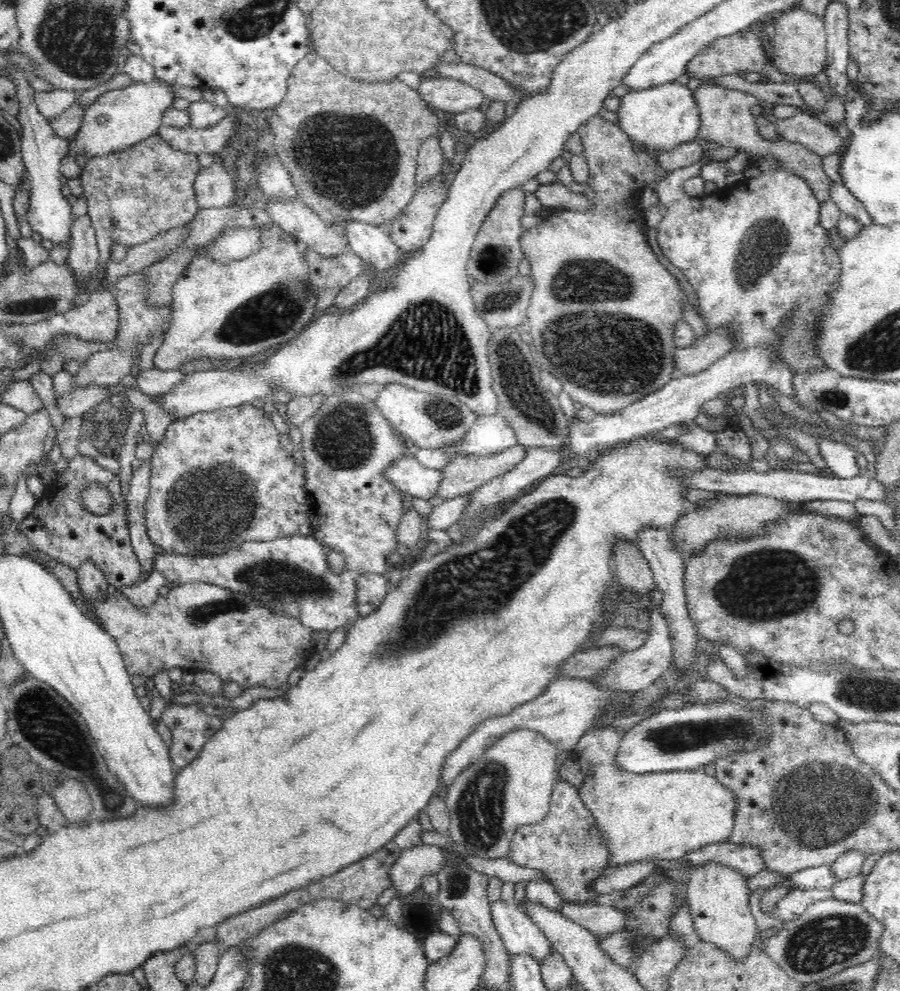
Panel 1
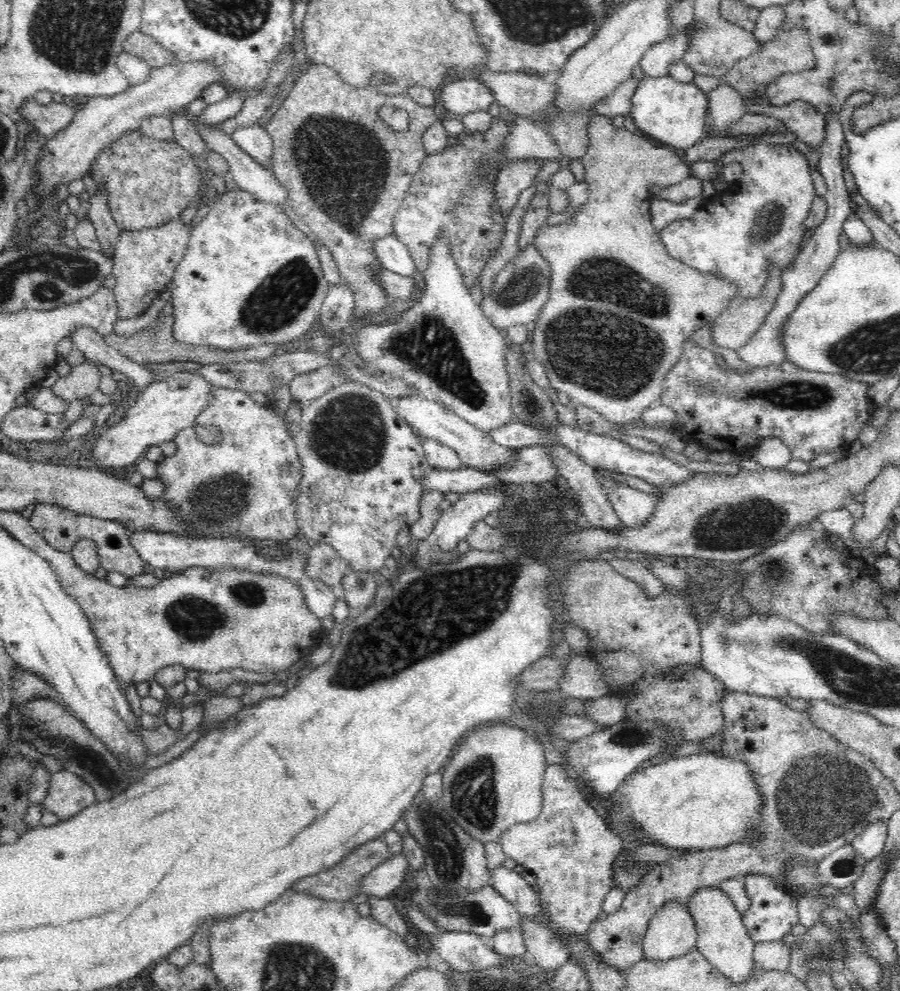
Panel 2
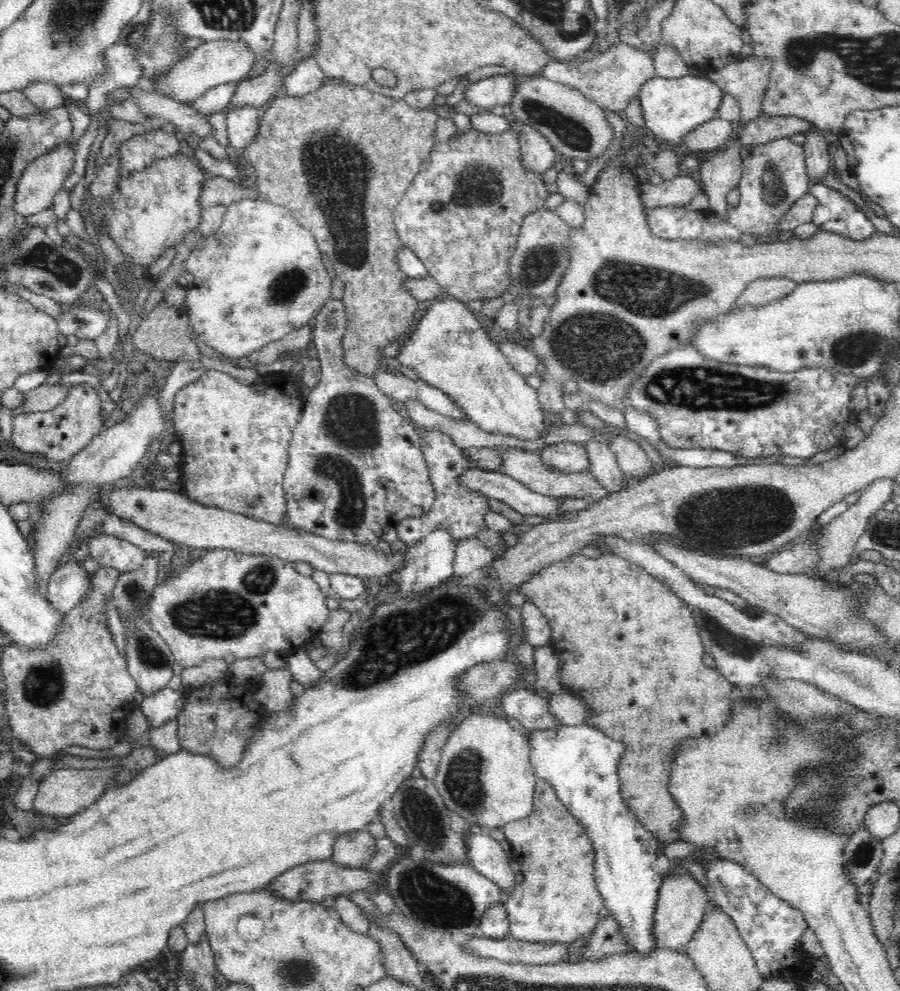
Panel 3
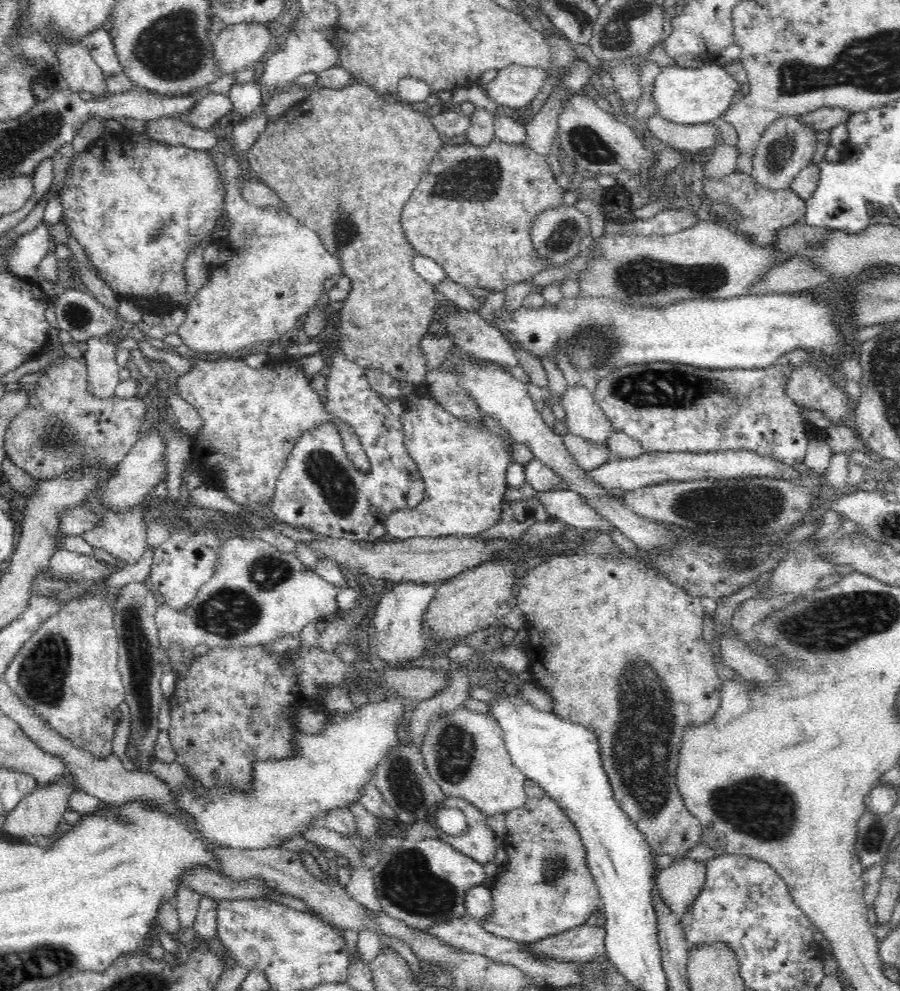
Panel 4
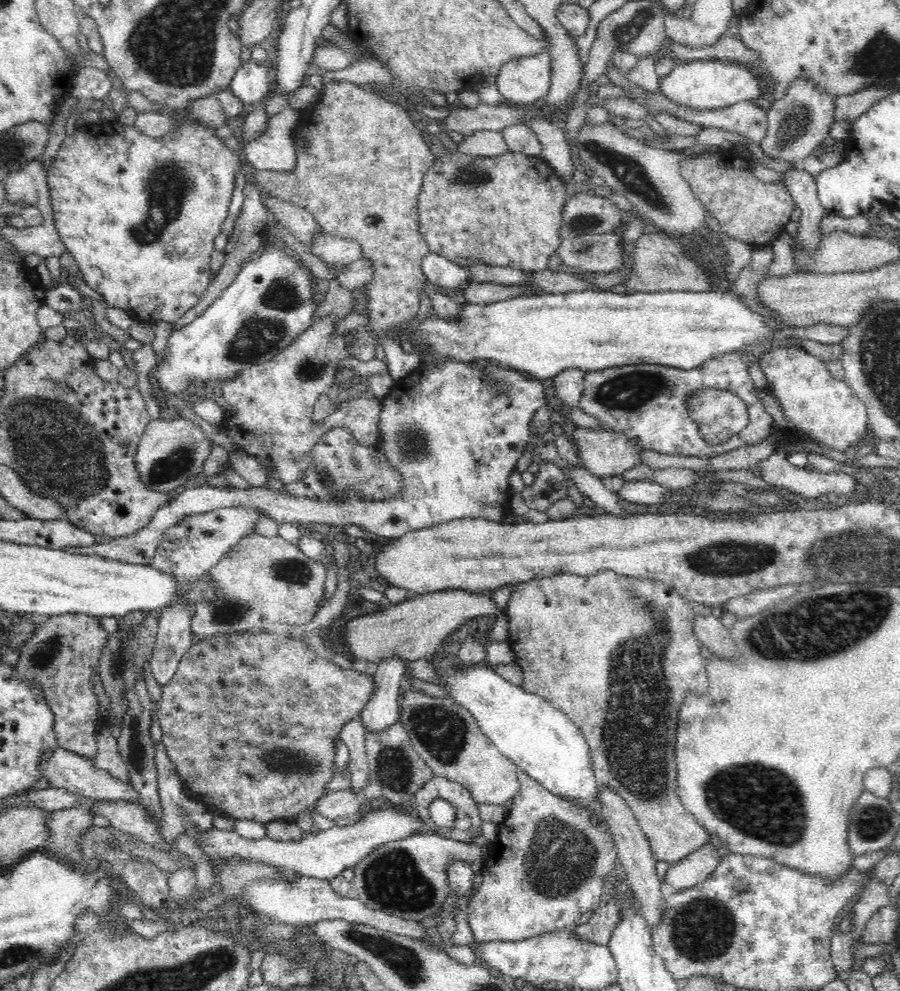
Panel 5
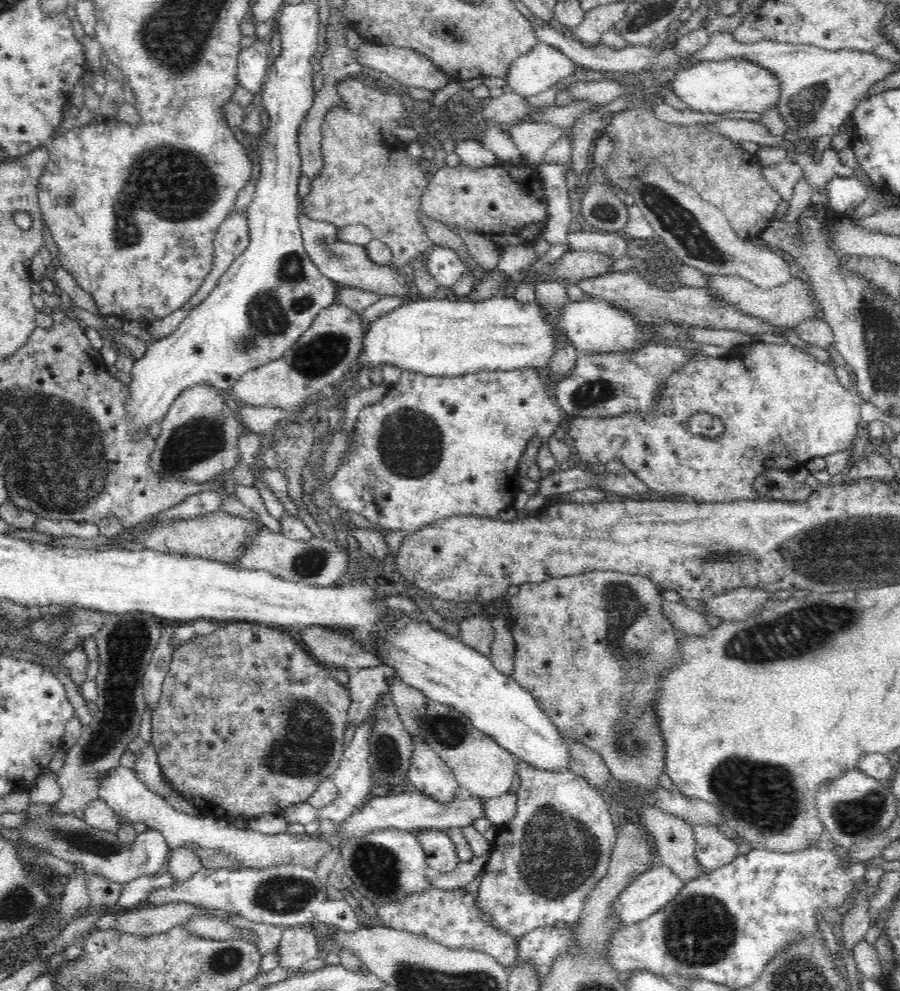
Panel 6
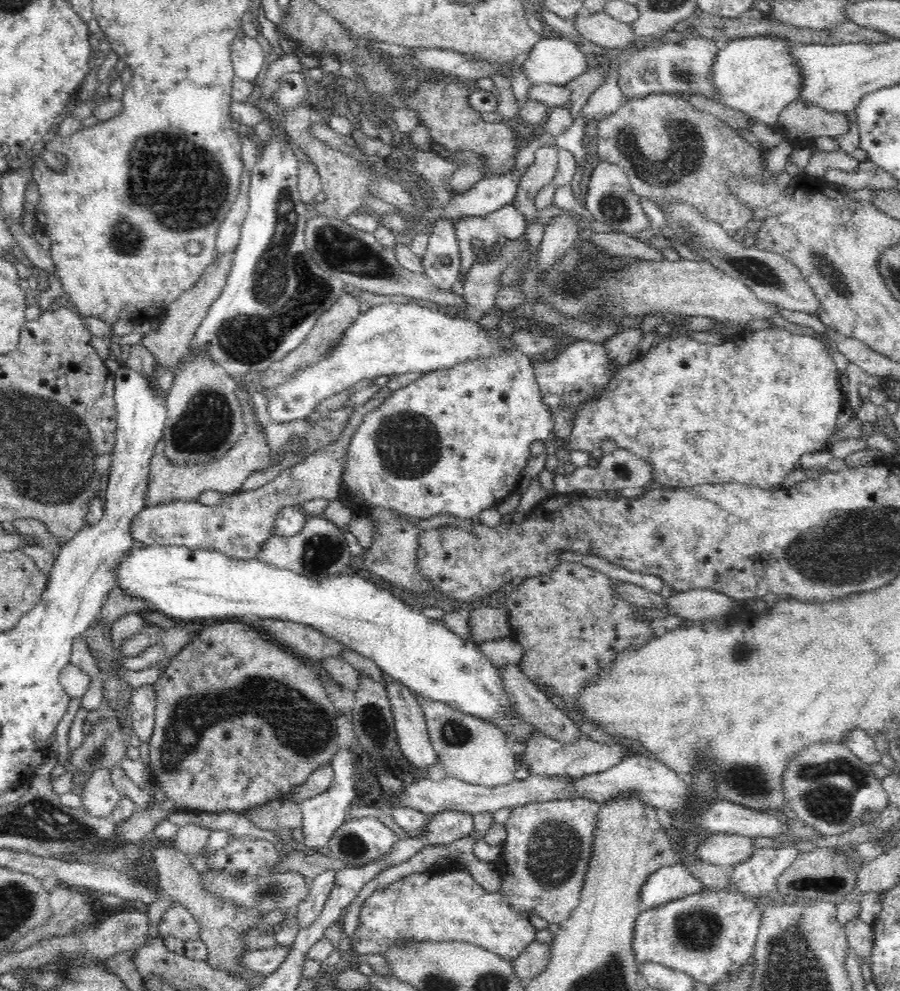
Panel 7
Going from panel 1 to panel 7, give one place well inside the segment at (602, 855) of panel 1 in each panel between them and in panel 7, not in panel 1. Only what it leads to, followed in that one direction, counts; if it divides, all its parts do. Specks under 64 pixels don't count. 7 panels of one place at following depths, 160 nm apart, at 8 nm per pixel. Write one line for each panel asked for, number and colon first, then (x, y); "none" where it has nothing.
2: (570, 850)
3: (558, 901)
4: (546, 887)
5: (545, 872)
6: (543, 864)
7: (547, 850)

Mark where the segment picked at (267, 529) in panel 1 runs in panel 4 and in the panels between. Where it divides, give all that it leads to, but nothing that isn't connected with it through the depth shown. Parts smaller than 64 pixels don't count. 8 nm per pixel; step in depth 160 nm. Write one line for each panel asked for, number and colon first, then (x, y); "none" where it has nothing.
2: (245, 485)
3: (235, 438)
4: (252, 418)

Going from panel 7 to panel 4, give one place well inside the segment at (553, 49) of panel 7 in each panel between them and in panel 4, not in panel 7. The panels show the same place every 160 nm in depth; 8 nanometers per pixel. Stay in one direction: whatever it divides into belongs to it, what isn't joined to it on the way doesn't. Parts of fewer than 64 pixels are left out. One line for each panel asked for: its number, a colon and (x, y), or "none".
4: (516, 86)
5: (524, 80)
6: (542, 66)

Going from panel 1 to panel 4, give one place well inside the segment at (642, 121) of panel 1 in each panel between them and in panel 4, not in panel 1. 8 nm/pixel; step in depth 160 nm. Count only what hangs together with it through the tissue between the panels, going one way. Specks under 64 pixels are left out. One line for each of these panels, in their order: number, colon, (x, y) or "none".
2: (674, 113)
3: (672, 108)
4: (684, 95)

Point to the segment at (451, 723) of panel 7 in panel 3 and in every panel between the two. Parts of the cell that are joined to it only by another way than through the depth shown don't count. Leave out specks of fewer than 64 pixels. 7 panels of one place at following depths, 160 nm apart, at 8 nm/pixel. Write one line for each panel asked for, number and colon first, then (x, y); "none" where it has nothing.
3: (485, 775)
4: (465, 754)
5: (447, 737)
6: (482, 767)

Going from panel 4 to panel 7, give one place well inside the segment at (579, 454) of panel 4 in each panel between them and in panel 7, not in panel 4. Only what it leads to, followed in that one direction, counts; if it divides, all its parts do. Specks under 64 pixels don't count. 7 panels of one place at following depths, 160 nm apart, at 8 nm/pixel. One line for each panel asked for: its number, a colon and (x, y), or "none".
5: (605, 452)
6: (780, 407)
7: (746, 410)

